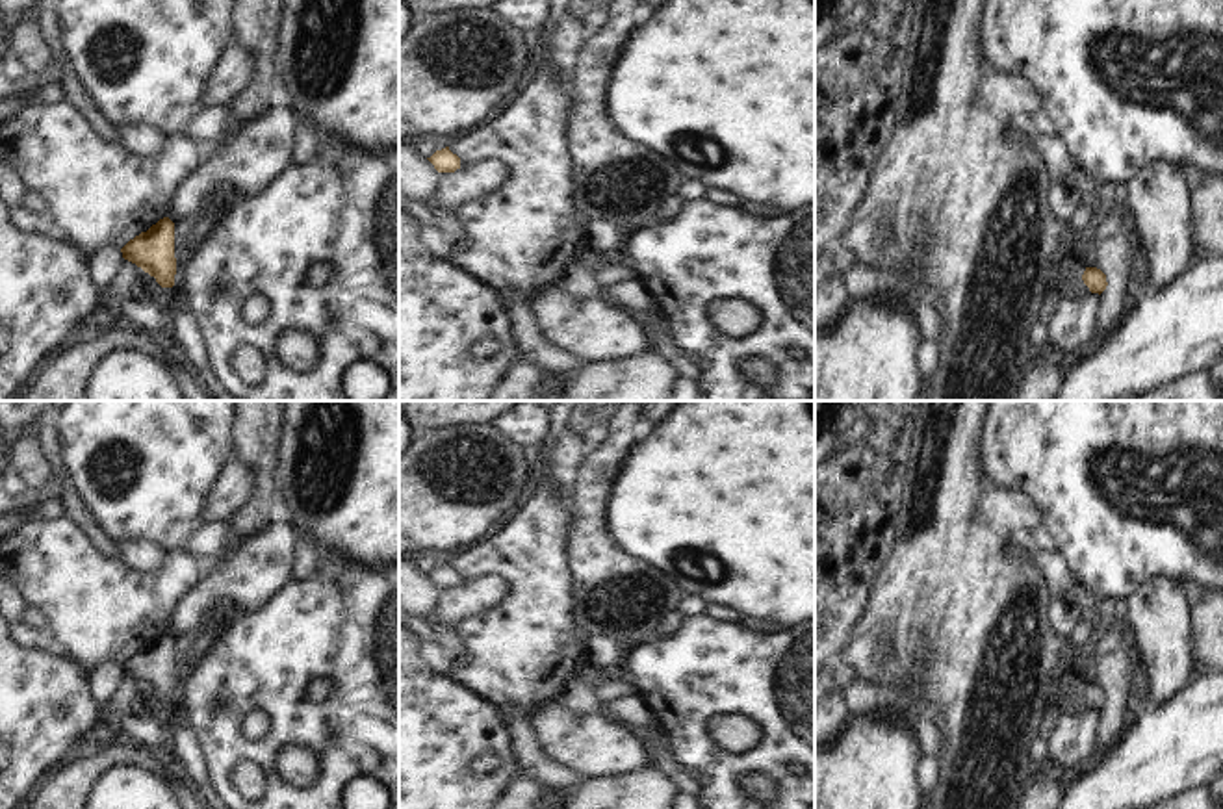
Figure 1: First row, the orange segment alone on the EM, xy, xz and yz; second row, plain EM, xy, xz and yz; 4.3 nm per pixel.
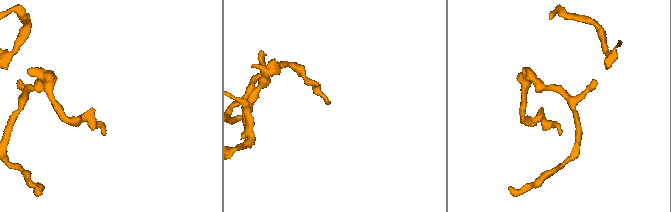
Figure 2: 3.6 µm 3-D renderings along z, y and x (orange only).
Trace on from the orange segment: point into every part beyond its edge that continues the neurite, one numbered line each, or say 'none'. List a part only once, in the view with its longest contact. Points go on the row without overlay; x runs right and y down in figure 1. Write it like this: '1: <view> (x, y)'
none

